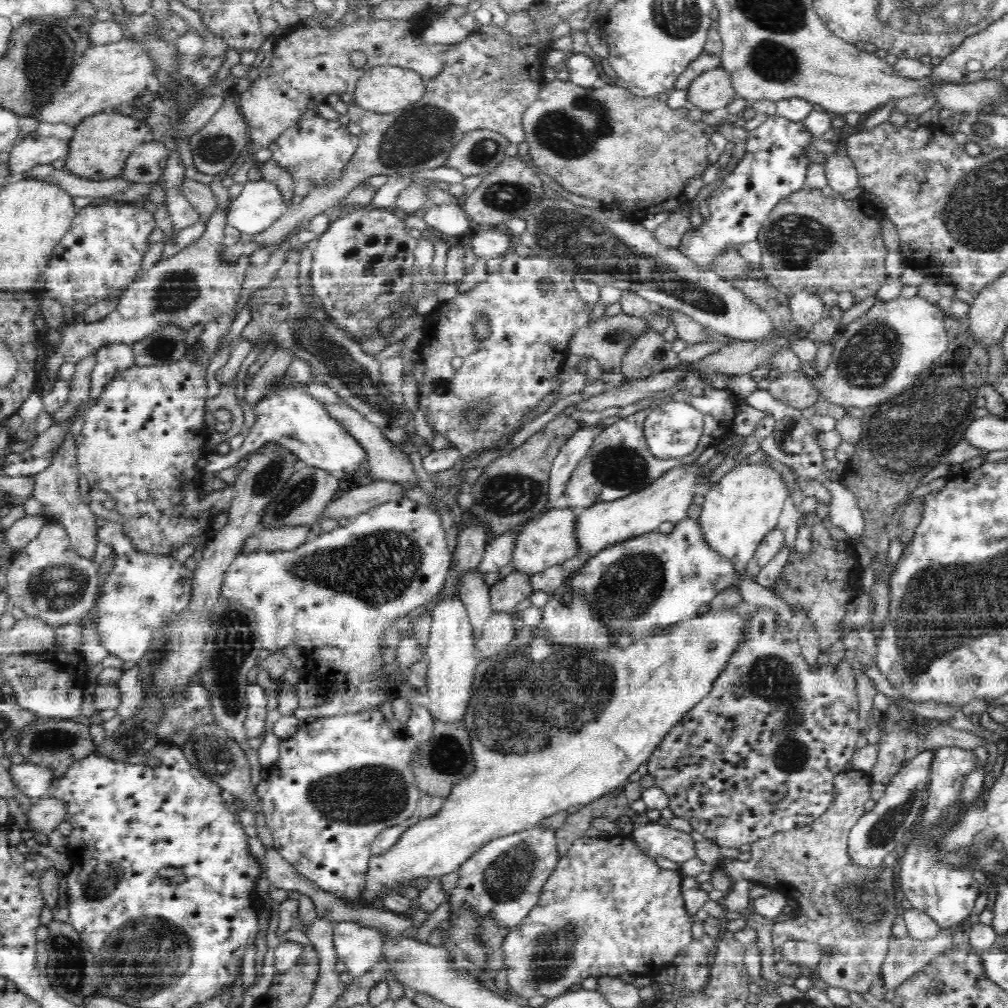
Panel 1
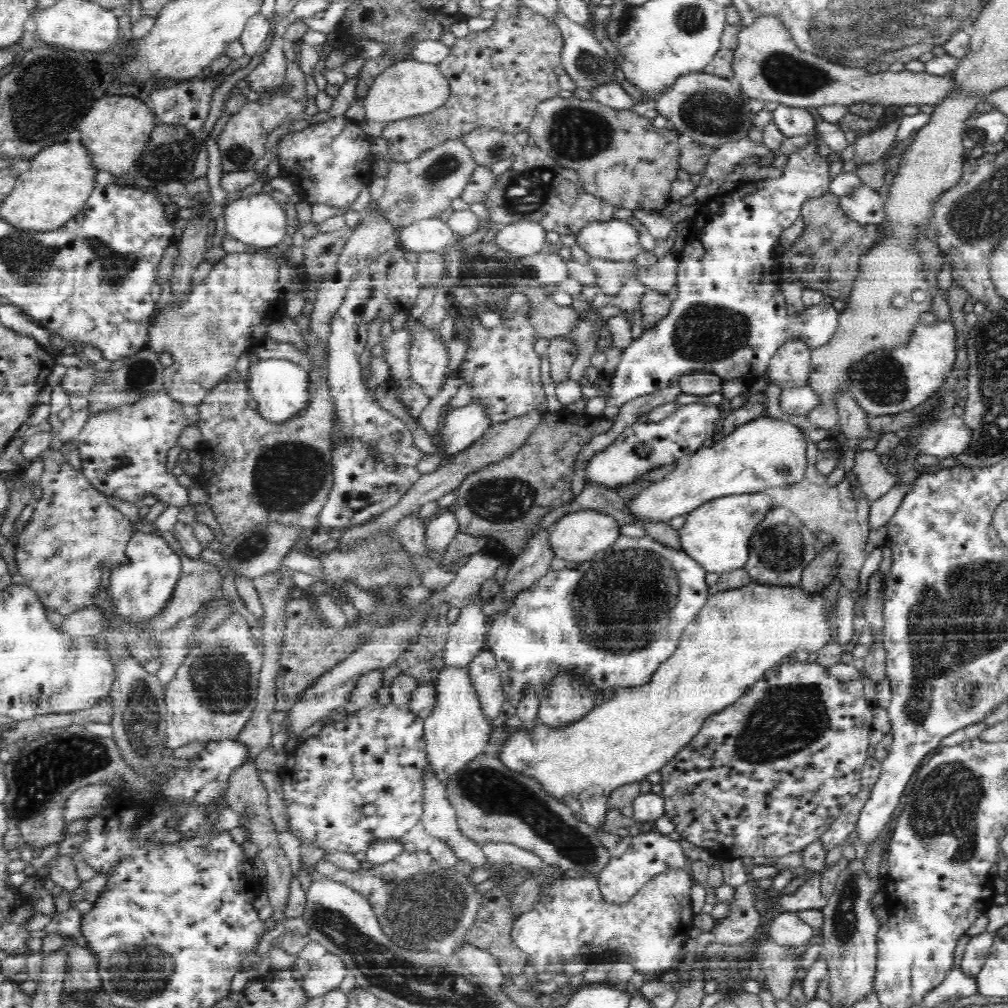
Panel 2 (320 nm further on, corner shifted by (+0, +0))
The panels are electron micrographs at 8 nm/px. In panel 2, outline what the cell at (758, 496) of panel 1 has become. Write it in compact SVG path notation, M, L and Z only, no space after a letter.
M760 492L724 496L706 502L690 512L686 523L678 530L681 549L699 561L707 573L726 573L743 568L750 554L752 534L772 508L773 500Z

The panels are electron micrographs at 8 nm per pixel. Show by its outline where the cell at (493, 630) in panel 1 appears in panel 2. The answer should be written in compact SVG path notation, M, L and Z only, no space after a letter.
M482 650L468 665L471 683L479 697L486 720L496 720L502 711L504 697L501 687L500 673L494 653Z

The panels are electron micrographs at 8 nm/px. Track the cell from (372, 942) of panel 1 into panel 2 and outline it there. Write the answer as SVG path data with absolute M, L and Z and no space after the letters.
M328 952L320 961L311 964L311 969L302 980L299 980L300 987L304 989L304 995L308 1000L341 987L348 971L342 959Z

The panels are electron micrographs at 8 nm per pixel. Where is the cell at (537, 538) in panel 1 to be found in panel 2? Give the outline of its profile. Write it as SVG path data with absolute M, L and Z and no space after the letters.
M578 510L563 515L550 525L549 545L558 559L564 559L569 565L591 560L598 552L612 547L621 536L620 524L610 516L594 510Z

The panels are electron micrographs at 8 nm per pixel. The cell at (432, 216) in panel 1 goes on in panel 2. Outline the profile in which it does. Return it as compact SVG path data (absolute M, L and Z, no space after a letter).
M444 217L424 218L398 229L400 245L412 252L436 252L454 240Z

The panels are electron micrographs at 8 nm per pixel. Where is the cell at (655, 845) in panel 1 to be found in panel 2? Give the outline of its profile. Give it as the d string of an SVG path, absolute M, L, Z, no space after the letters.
M654 829L633 837L627 835L613 849L609 849L610 862L597 877L600 892L608 904L624 904L653 876L671 870L684 869L686 855L678 841Z

